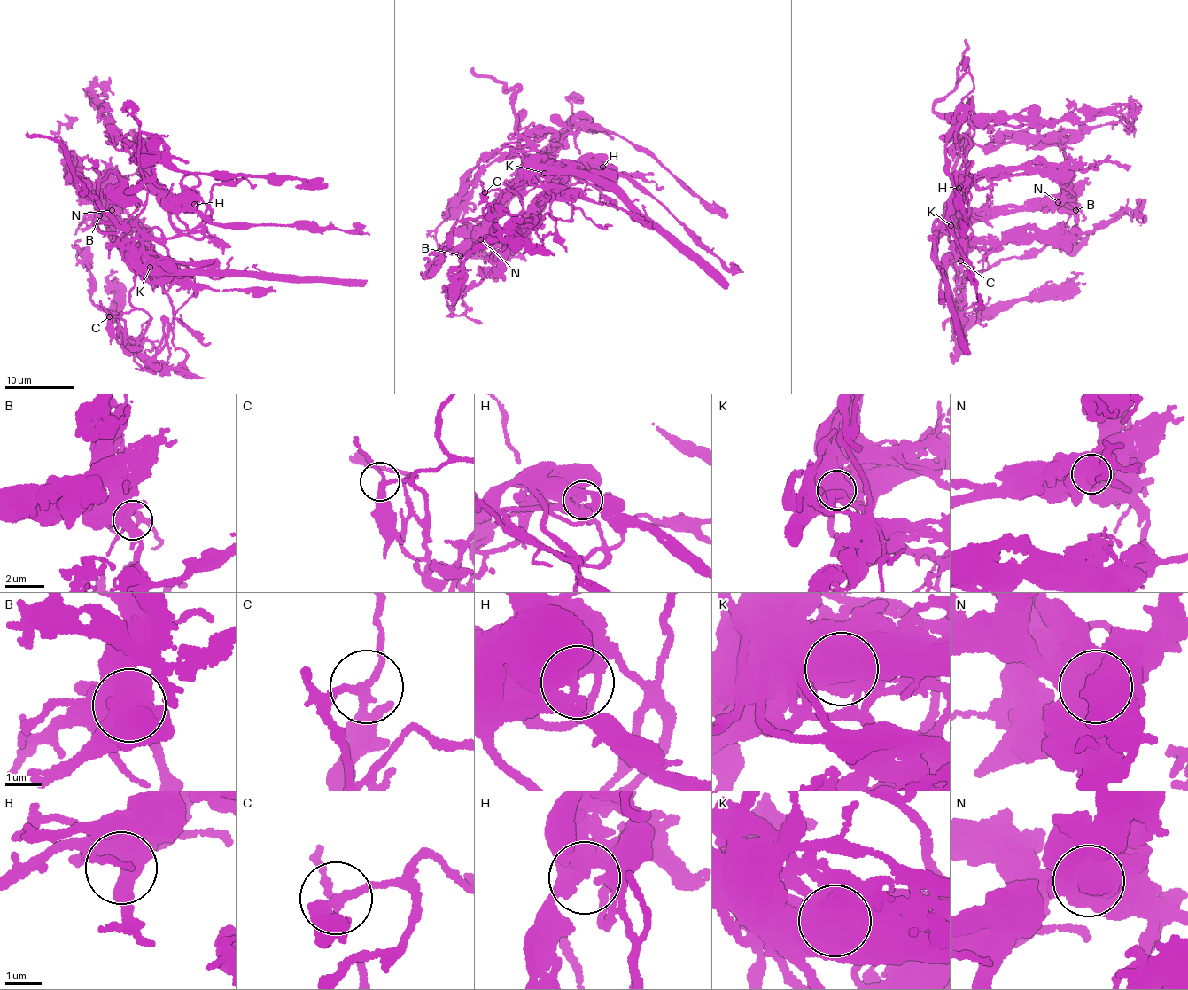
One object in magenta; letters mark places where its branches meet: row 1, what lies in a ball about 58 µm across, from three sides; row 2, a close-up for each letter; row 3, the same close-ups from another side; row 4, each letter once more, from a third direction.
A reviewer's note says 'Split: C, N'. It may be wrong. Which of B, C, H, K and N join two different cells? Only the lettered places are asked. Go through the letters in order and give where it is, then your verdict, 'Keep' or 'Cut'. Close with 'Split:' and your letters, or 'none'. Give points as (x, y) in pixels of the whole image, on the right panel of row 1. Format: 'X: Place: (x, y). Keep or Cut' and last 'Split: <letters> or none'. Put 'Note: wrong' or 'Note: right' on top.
Note: wrong
B: Place: (1075, 210). Keep
C: Place: (960, 261). Keep
H: Place: (958, 188). Keep
K: Place: (951, 225). Cut
N: Place: (1058, 202). Cut
Split: K, N

